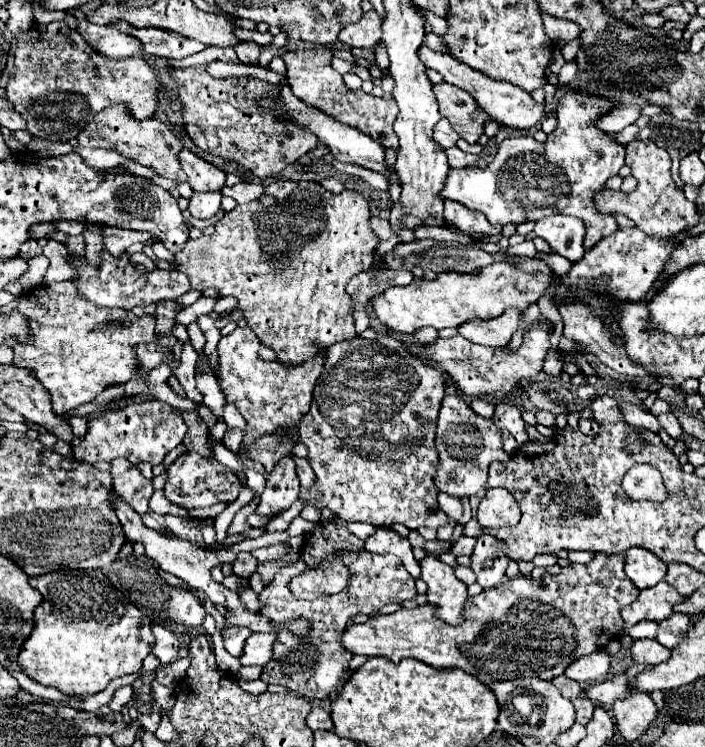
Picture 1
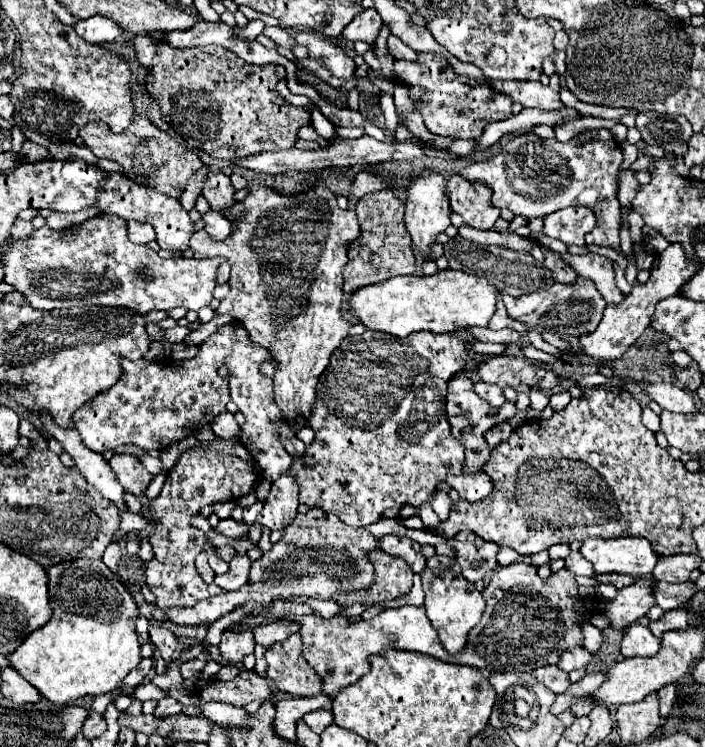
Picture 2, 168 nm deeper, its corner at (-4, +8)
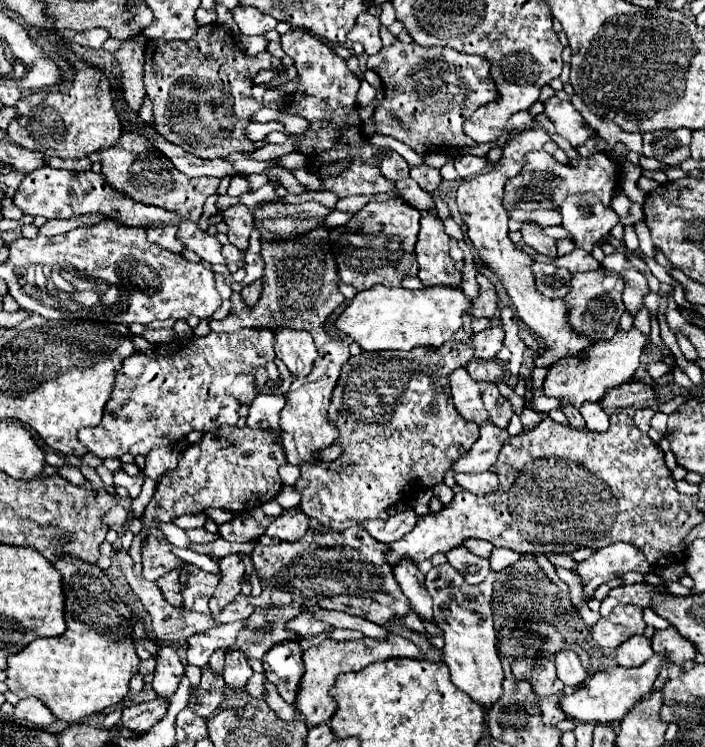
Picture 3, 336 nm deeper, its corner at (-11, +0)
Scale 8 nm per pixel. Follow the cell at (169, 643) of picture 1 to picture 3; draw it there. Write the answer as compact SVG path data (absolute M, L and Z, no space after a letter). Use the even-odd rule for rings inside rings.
M162 645L160 655L158 655L158 665L154 671L154 679L152 679L152 689L156 691L156 695L170 699L174 691L178 689L182 675L184 675L184 665L180 663L176 649Z

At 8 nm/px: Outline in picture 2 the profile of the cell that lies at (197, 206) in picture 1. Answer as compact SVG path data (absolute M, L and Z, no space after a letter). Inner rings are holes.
M209 209L207 213L201 213L201 219L205 221L205 231L213 239L225 239L225 235L231 231L231 223L217 209Z

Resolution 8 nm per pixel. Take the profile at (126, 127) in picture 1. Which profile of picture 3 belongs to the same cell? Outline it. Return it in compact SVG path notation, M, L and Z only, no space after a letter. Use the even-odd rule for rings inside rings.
M126 131L120 135L120 141L110 147L108 151L100 151L100 163L102 163L102 175L110 183L112 189L120 191L122 195L128 195L130 199L146 205L156 205L162 209L168 209L172 213L178 213L184 219L198 221L202 215L202 205L206 197L214 195L218 189L220 179L218 177L186 177L180 175L164 155L158 151L152 151L140 135Z

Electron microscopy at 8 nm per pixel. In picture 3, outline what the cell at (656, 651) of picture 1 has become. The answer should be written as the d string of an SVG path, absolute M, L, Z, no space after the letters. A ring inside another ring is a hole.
M634 635L626 639L620 647L616 647L616 659L622 667L644 665L652 655L654 651L650 647L650 639L646 639L644 635Z

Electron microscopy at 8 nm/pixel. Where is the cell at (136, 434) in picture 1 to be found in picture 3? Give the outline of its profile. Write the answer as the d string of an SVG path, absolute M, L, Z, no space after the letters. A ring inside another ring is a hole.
M244 327L234 333L210 331L206 337L174 339L158 347L166 349L138 349L122 361L100 425L78 431L80 443L100 459L122 457L124 453L148 455L152 447L170 445L186 437L194 425L204 433L214 427L234 425L240 401L226 391L228 383L236 375L260 369L276 359L272 331L266 327Z

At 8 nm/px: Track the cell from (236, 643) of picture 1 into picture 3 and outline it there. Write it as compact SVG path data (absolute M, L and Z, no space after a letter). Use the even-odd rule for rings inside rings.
M230 651L226 655L226 667L224 667L224 681L232 691L244 689L246 681L252 677L252 669L248 665L248 659L240 655L240 651Z

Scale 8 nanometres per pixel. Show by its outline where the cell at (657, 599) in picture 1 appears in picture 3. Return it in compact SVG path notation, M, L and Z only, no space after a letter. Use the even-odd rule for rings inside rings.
M618 605L608 617L602 617L592 627L592 639L598 647L618 647L624 639L644 633L642 607L638 605Z

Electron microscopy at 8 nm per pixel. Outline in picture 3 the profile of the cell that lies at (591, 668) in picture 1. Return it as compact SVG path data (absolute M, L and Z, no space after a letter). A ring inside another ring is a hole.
M564 649L556 655L556 673L564 685L572 685L572 687L580 685L588 677L586 669L580 663L580 657L570 649Z

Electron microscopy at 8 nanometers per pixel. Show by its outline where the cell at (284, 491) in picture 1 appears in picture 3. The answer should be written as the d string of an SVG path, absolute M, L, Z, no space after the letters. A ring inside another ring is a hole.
M288 509L266 529L266 535L294 543L302 539L306 531L308 531L308 517L300 509Z

